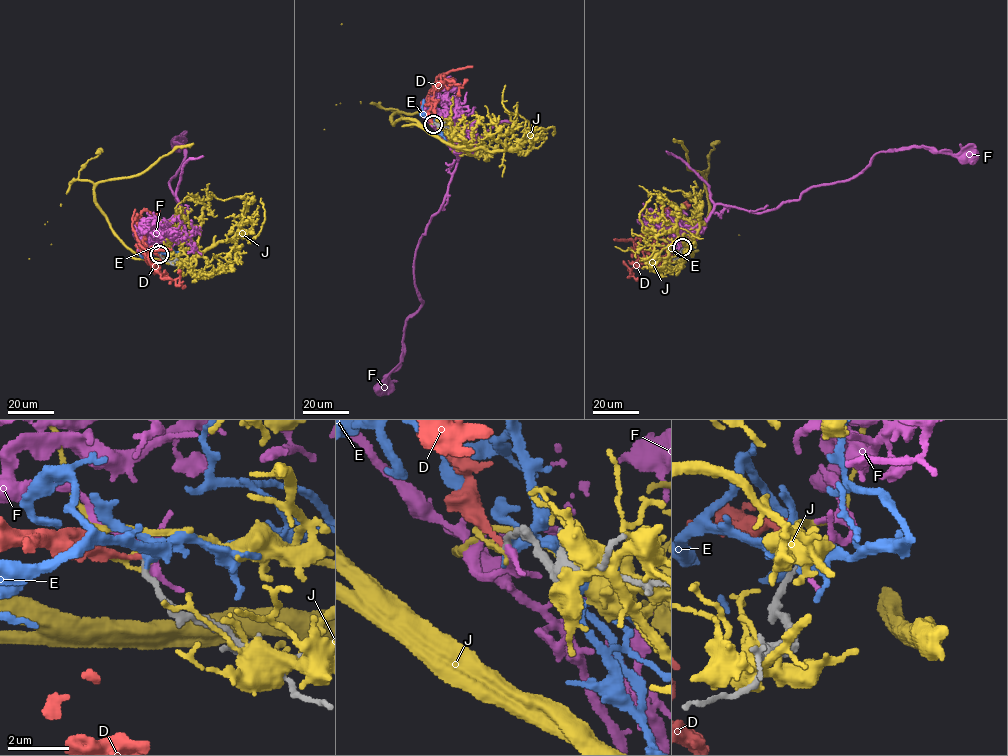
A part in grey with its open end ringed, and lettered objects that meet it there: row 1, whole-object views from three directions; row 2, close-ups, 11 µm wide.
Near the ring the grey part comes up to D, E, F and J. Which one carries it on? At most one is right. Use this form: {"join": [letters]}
{"join": []}

